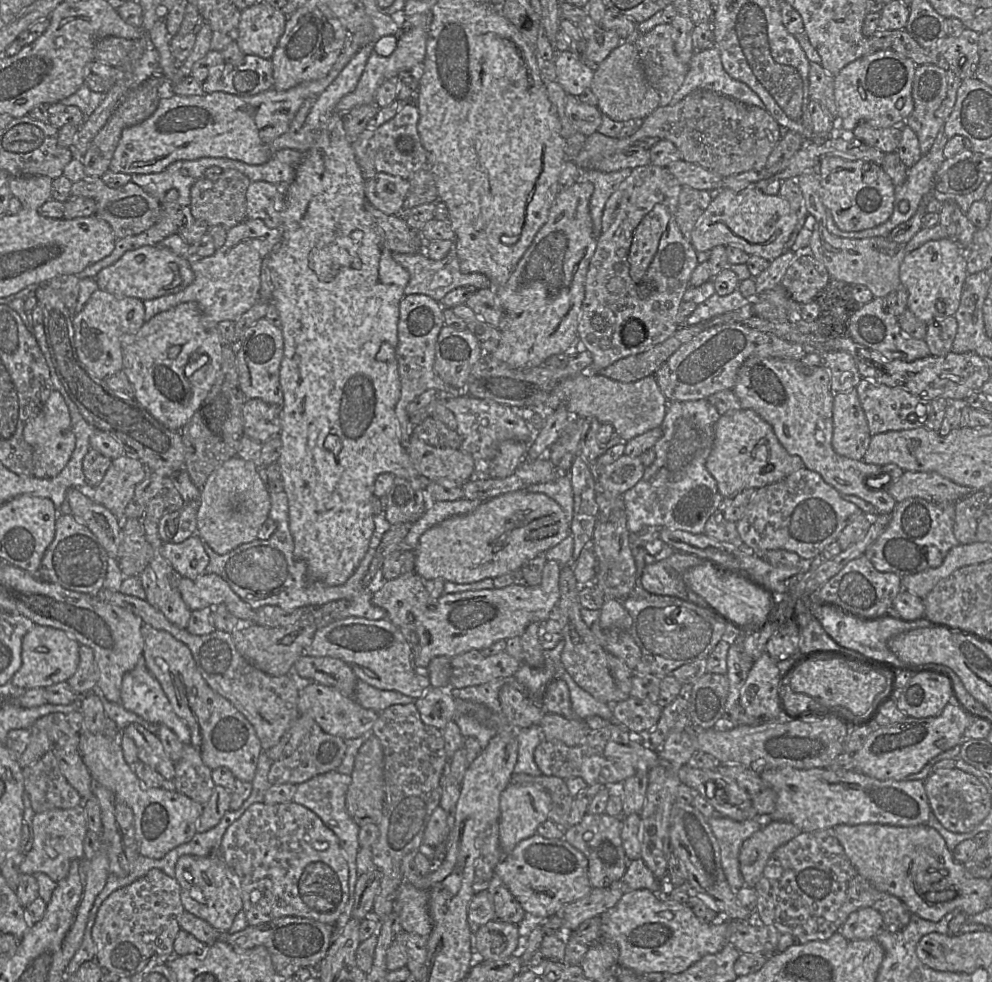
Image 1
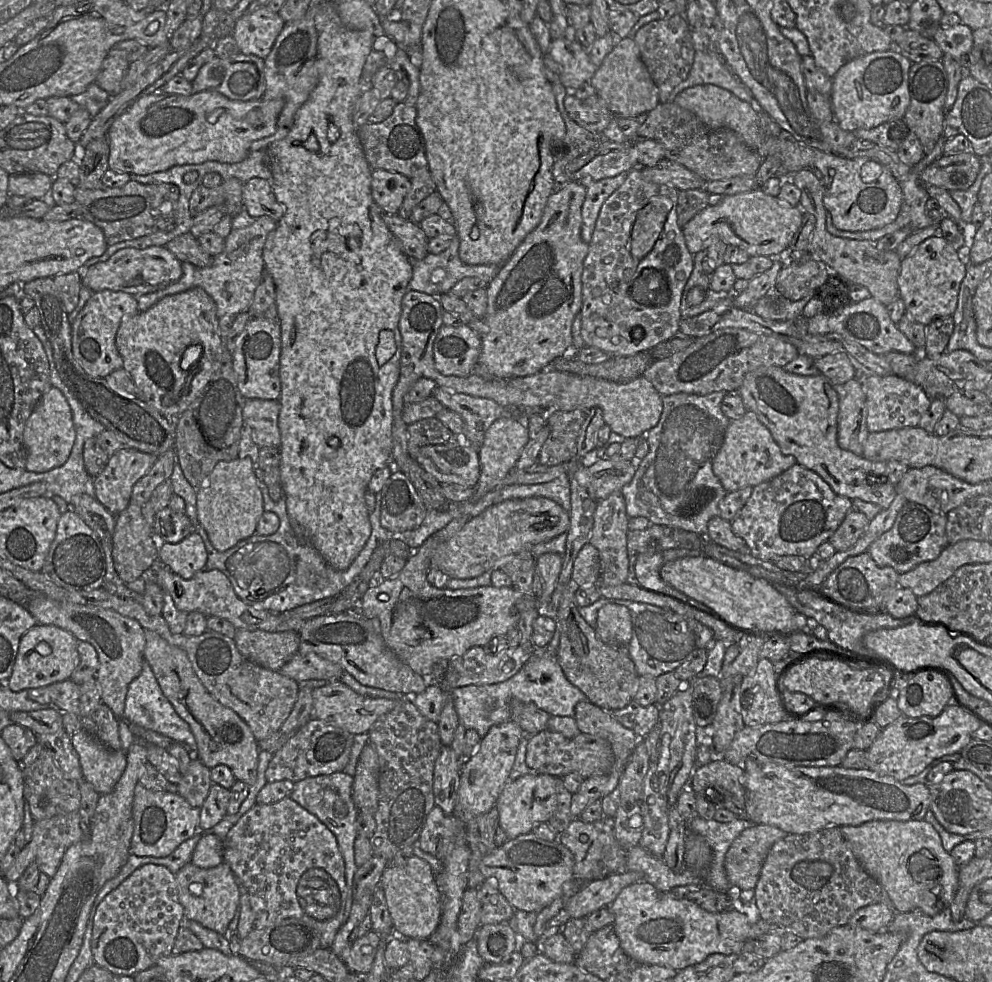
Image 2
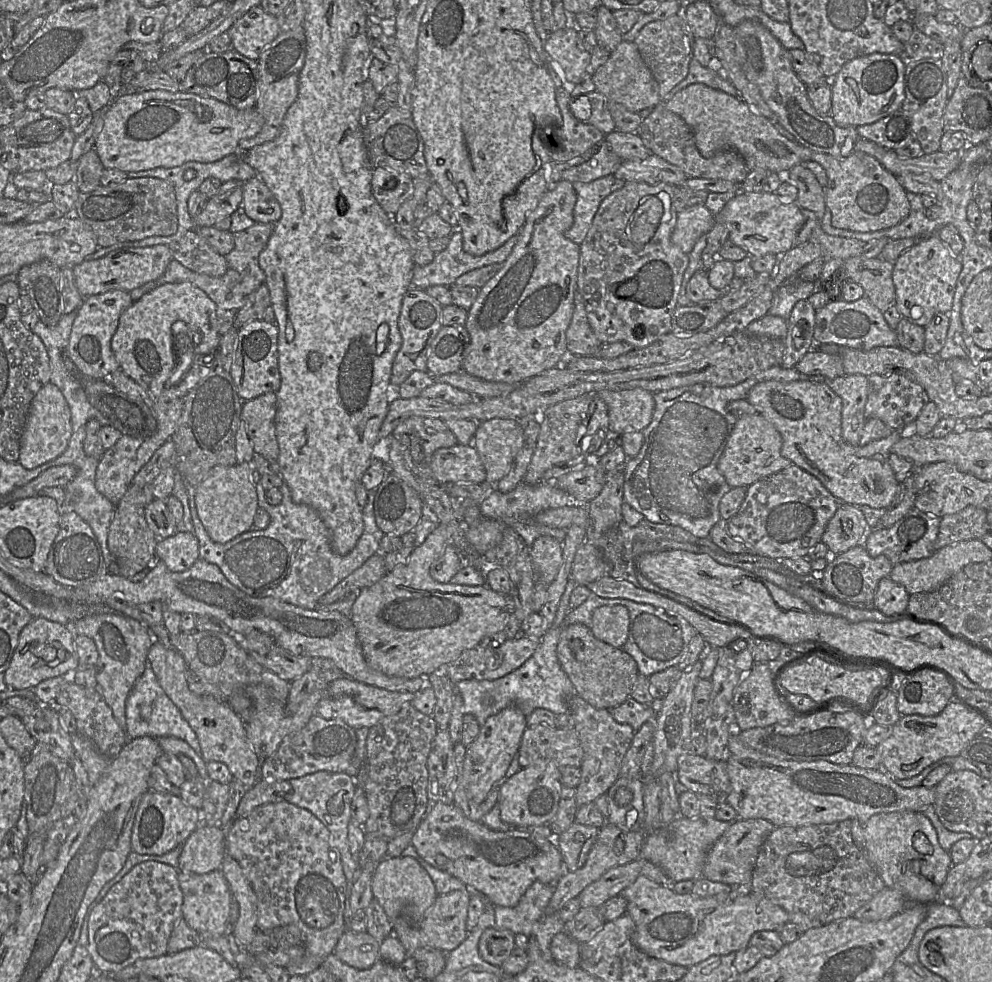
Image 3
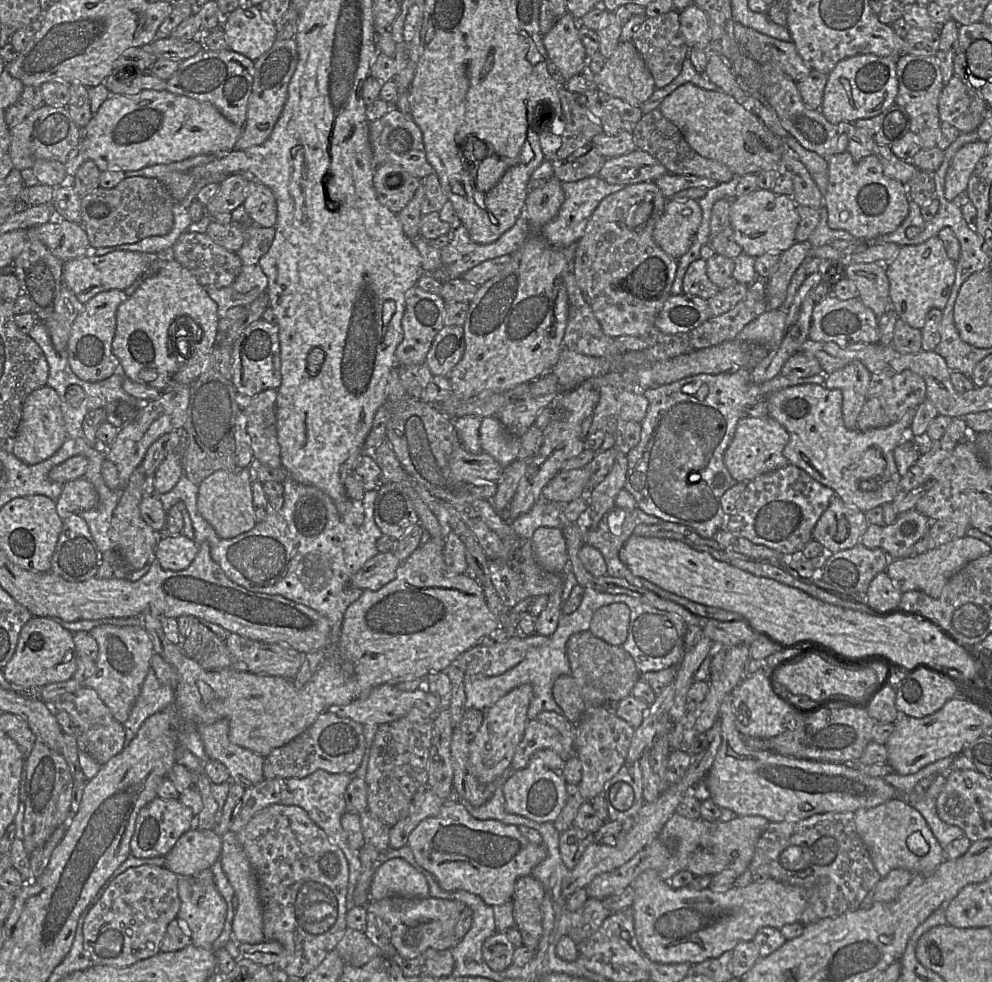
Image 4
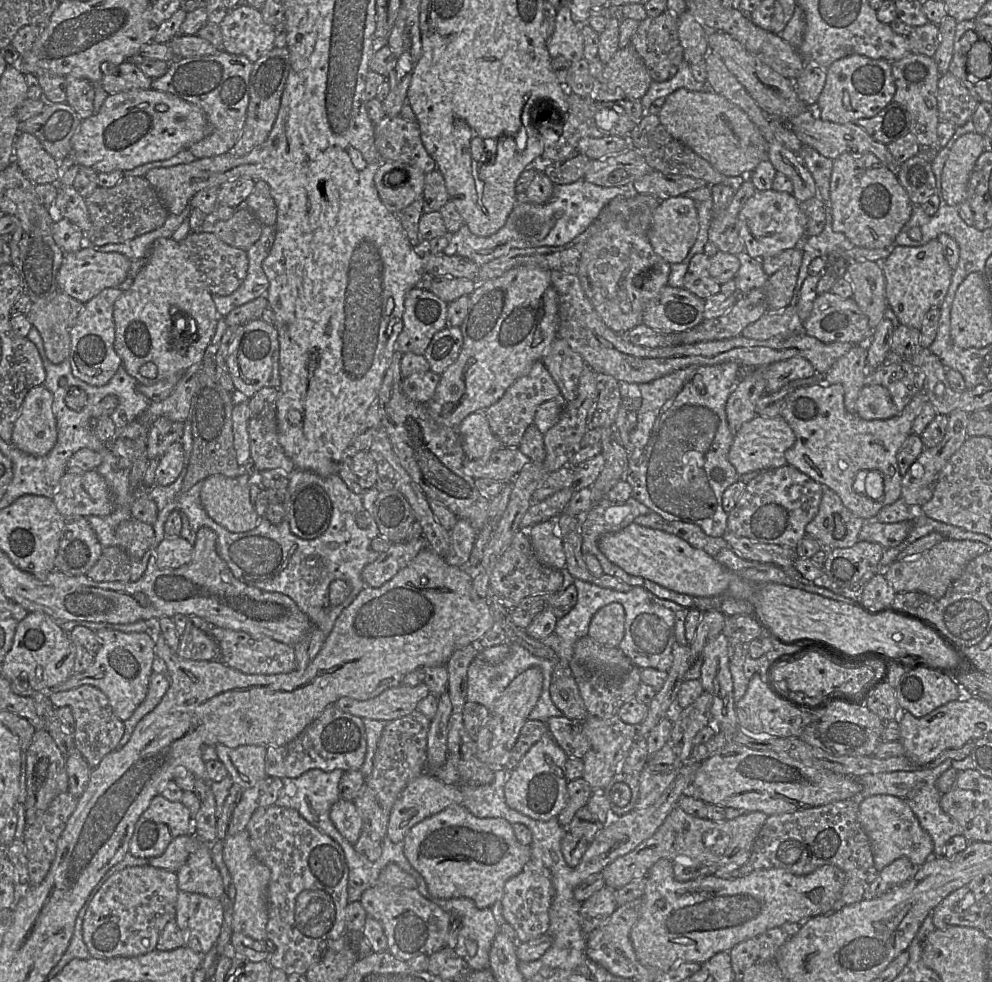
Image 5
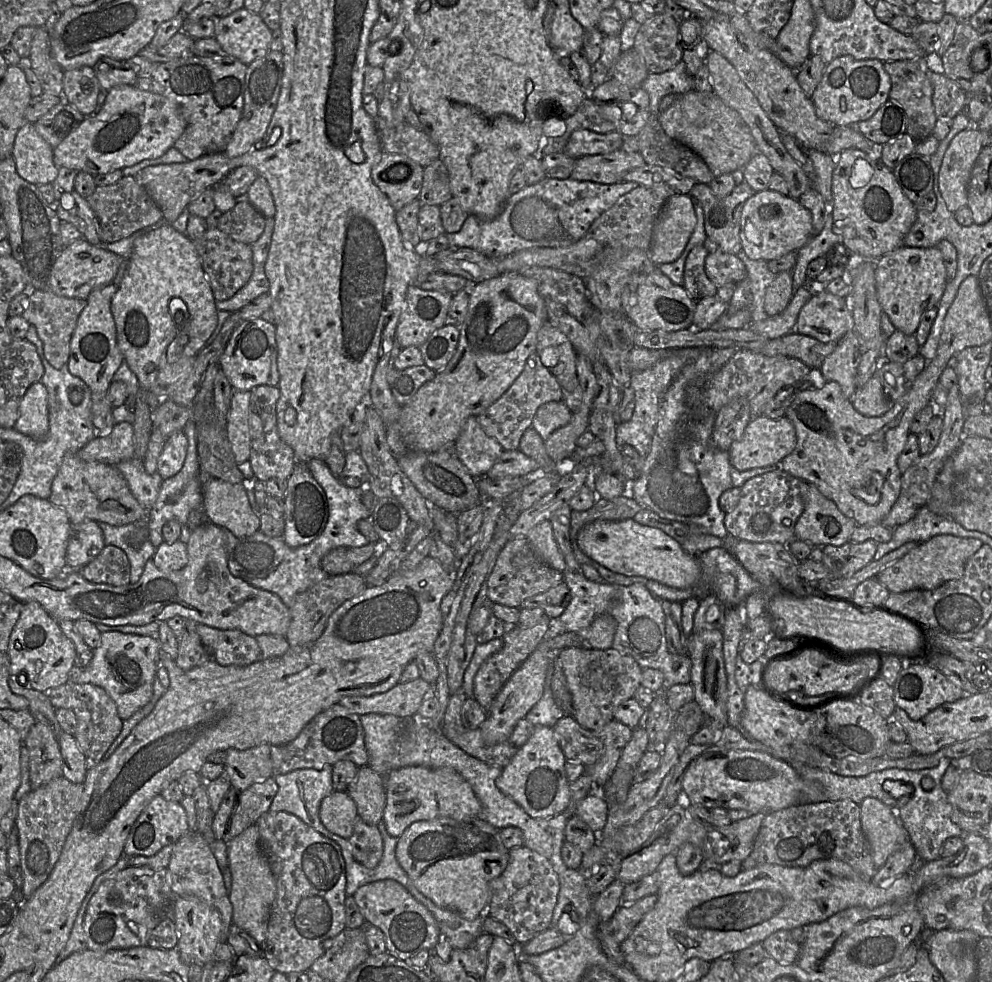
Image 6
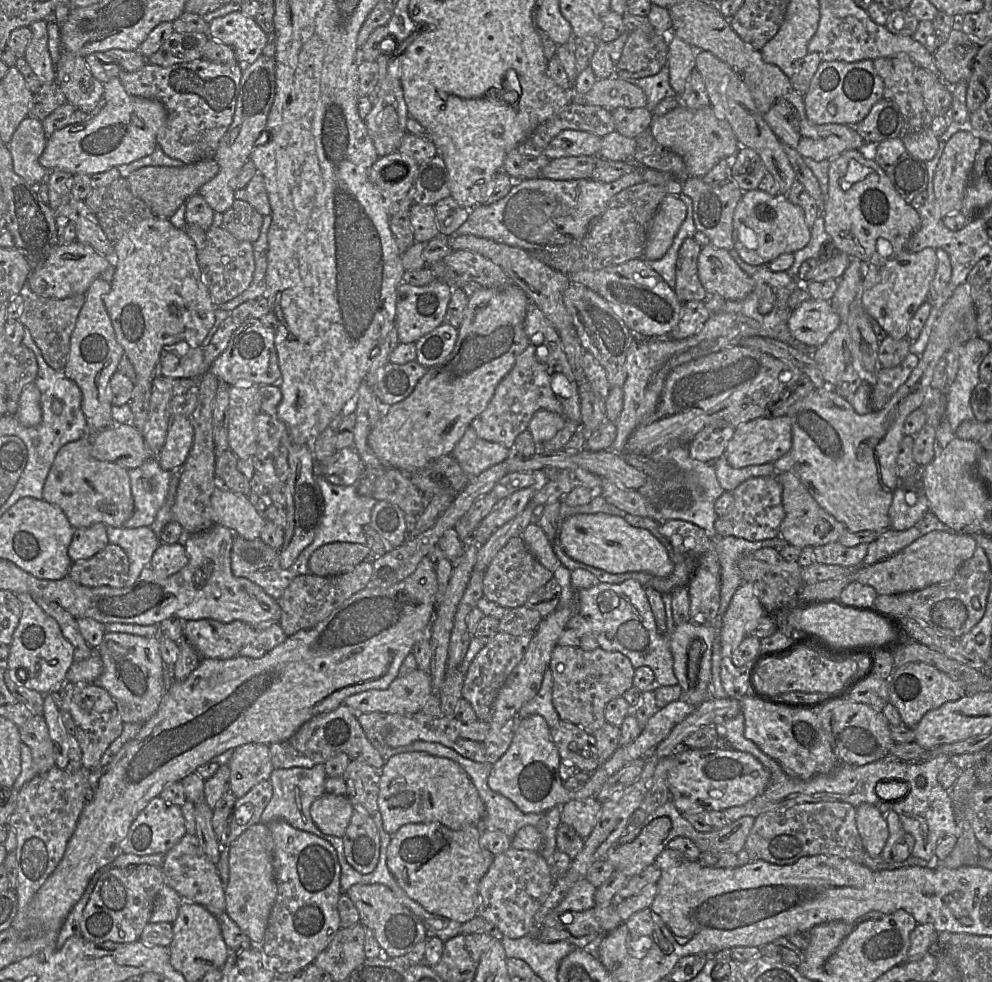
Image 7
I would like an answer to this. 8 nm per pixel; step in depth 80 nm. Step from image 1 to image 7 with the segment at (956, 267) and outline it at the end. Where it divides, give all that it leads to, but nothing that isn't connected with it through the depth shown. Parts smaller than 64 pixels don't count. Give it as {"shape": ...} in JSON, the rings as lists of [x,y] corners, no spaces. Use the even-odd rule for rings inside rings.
{"shape":[[[929,247],[919,252],[904,250],[883,265],[870,264],[863,279],[862,303],[865,311],[879,323],[887,335],[894,339],[907,338],[910,320],[929,299],[936,269],[936,250]]]}

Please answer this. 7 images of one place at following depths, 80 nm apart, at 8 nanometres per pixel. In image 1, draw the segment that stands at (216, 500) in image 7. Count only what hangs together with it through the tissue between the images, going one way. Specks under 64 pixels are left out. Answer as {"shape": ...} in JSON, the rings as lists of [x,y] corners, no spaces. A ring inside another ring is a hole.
{"shape":[[[235,456],[221,463],[200,489],[197,534],[219,555],[257,539],[261,526],[269,517],[270,493],[257,468],[252,461]]]}

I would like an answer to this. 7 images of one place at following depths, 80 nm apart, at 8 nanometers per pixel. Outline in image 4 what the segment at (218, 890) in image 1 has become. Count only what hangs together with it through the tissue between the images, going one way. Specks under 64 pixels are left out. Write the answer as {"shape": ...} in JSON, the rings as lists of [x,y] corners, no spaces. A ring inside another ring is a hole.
{"shape":[[[178,877],[181,906],[177,918],[189,932],[192,945],[211,949],[224,928],[227,904],[215,884],[200,884],[193,877]]]}

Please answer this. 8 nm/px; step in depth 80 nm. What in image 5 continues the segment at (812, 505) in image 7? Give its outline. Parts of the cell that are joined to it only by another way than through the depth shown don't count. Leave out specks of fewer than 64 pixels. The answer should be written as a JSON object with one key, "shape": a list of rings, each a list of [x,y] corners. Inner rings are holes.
{"shape":[[[824,487],[818,513],[813,520],[806,525],[805,532],[806,536],[816,539],[827,549],[849,548],[859,541],[859,532],[866,522],[866,520],[854,515],[847,509],[834,491]]]}

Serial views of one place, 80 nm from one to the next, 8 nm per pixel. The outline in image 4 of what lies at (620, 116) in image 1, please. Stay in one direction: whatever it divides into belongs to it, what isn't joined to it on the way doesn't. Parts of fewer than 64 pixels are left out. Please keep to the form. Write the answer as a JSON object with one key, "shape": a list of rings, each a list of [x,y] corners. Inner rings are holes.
{"shape":[[[632,41],[618,44],[602,70],[594,75],[594,80],[598,91],[622,99],[633,106],[644,104],[656,89],[653,76]]]}

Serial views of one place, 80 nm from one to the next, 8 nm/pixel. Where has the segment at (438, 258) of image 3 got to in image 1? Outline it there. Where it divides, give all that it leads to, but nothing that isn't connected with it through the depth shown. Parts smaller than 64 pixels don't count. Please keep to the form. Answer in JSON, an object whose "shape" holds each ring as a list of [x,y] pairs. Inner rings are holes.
{"shape":[[[455,239],[452,241],[452,248],[447,256],[439,261],[428,258],[424,251],[415,254],[392,252],[392,258],[409,272],[410,280],[404,289],[405,296],[424,294],[439,302],[446,294],[459,287],[474,287],[476,290],[491,287],[491,282],[485,275],[480,273],[463,274],[460,271]]]}

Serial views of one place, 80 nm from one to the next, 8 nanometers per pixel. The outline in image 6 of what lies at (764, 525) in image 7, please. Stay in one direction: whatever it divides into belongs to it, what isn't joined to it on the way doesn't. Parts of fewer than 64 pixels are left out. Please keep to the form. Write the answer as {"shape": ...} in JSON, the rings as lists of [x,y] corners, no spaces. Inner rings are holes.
{"shape":[[[776,468],[755,476],[741,486],[736,507],[725,514],[724,525],[728,535],[755,543],[776,542],[788,545],[794,538],[794,527],[803,513],[804,502],[800,493],[801,479]]]}

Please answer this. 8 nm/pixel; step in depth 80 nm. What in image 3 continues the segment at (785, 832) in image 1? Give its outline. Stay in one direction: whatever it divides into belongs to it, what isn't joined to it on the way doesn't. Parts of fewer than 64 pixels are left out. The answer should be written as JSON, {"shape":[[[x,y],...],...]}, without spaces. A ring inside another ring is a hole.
{"shape":[[[761,818],[736,819],[709,849],[703,866],[703,877],[730,886],[739,886],[752,880],[759,850],[775,829],[773,823]]]}

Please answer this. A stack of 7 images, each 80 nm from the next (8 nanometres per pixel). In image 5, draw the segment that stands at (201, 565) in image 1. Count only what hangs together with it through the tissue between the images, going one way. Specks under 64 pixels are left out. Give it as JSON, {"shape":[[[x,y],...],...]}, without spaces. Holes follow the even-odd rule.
{"shape":[[[181,536],[166,537],[155,550],[159,569],[177,569],[190,563],[193,545]]]}

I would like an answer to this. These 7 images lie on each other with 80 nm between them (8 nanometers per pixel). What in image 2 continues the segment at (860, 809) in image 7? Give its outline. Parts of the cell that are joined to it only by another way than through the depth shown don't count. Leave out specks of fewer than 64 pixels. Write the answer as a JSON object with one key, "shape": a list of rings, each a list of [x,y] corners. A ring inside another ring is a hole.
{"shape":[[[872,820],[858,826],[843,825],[841,833],[864,870],[877,880],[888,893],[895,912],[921,910],[934,916],[949,907],[958,888],[958,868],[950,852],[943,846],[939,833],[923,820]]]}

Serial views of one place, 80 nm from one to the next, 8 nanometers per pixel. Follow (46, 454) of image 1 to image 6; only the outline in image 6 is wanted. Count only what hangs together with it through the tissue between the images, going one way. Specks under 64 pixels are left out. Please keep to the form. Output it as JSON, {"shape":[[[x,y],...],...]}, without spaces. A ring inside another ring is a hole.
{"shape":[[[41,382],[32,384],[21,399],[14,428],[34,439],[42,439],[47,435],[48,392]]]}

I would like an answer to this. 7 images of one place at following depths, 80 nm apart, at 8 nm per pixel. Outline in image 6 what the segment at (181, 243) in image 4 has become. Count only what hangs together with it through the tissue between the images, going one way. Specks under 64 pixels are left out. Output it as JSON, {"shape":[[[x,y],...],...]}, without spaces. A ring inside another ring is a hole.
{"shape":[[[218,228],[208,229],[193,241],[216,301],[225,301],[242,289],[253,273],[251,245],[233,240]]]}

